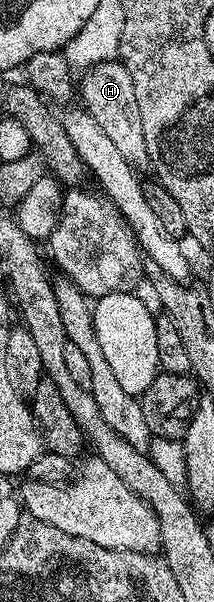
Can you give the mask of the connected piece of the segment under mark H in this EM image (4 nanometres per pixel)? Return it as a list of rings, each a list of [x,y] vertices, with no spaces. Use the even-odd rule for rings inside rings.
[[[102,62],[96,66],[89,67],[82,71],[81,81],[77,86],[78,93],[83,94],[82,105],[89,116],[101,124],[101,132],[117,144],[121,156],[130,162],[132,167],[139,168],[139,165],[148,161],[147,149],[145,148],[145,132],[141,132],[141,112],[137,108],[137,92],[133,92],[133,76],[123,67],[122,62]]]

